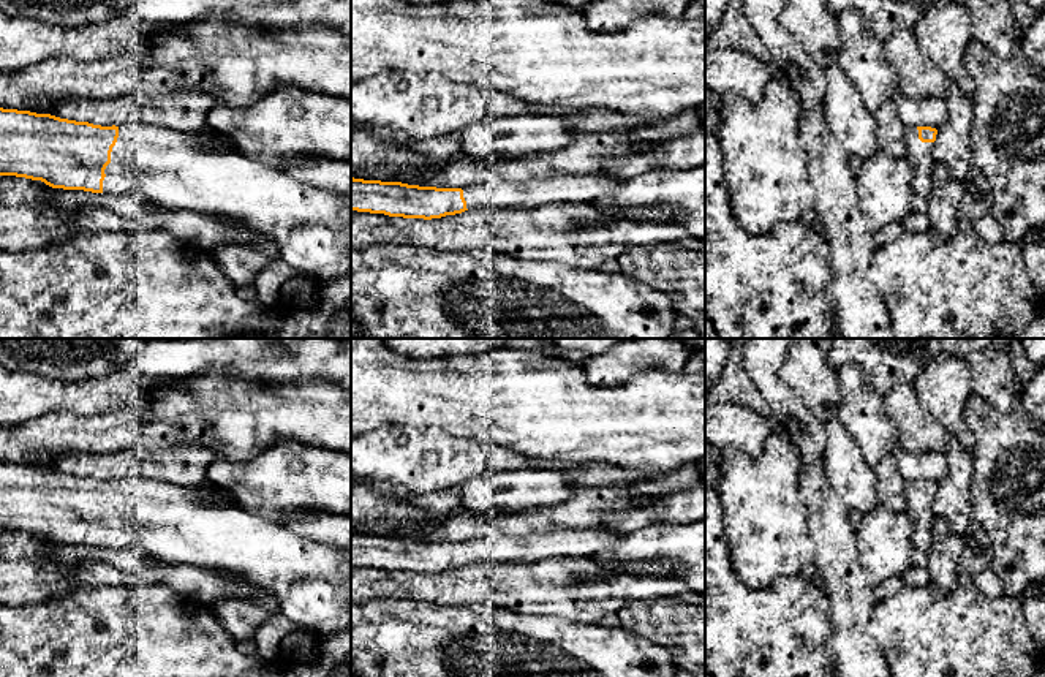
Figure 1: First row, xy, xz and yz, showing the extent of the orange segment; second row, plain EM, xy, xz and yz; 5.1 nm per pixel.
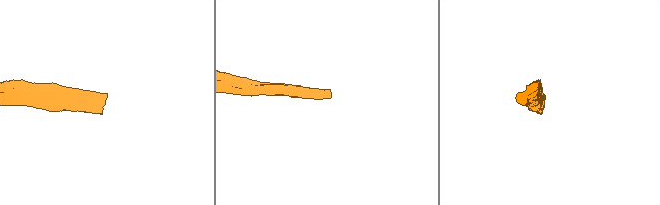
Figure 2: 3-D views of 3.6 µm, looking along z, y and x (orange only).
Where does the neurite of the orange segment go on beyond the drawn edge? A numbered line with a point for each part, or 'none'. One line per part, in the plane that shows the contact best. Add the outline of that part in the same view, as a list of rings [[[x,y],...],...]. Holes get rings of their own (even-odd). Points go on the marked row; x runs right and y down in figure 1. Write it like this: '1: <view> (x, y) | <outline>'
1: xy (207, 174) | [[[145,123],[120,125],[104,174],[103,193],[138,195],[161,209],[191,210],[270,237],[281,261],[316,282],[351,272],[348,201],[334,191],[300,183],[226,136],[182,133]]]

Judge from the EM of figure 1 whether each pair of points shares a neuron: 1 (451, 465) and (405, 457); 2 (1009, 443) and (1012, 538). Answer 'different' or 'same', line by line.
1: same
2: same

